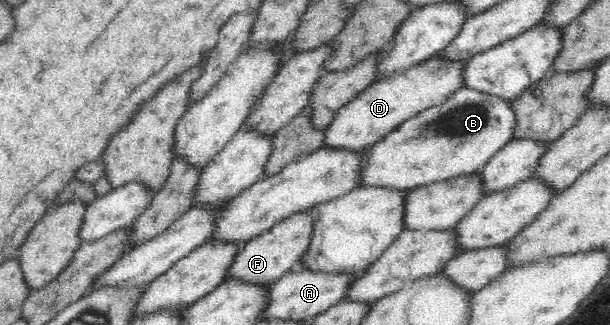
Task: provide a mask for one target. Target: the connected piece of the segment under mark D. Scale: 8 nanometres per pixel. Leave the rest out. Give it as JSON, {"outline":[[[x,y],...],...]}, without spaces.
{"outline":[[[438,58],[430,59],[404,70],[396,72],[394,76],[384,78],[382,82],[372,82],[357,97],[341,106],[323,130],[323,147],[332,150],[347,150],[348,152],[361,152],[366,147],[374,145],[394,130],[401,122],[431,106],[438,106],[451,92],[463,86],[461,70],[464,62],[441,62]]]}

